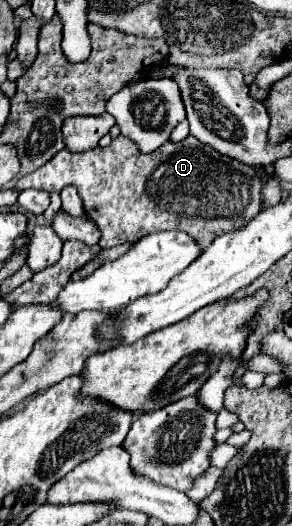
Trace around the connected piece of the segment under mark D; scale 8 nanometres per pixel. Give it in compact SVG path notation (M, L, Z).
M118 136L106 148L96 146L92 150L76 152L76 154L66 148L60 150L36 172L22 176L18 180L18 190L40 188L46 192L54 192L74 184L78 188L80 198L84 200L88 218L94 220L102 232L102 238L98 242L100 248L112 248L124 242L136 242L146 234L160 232L160 230L186 232L196 240L196 244L200 244L200 248L208 248L222 232L238 230L262 210L260 188L264 186L264 182L266 182L264 168L250 168L250 166L244 166L242 162L216 154L210 146L204 146L194 136L188 136L178 144L166 142L152 154L140 152L132 140Z

